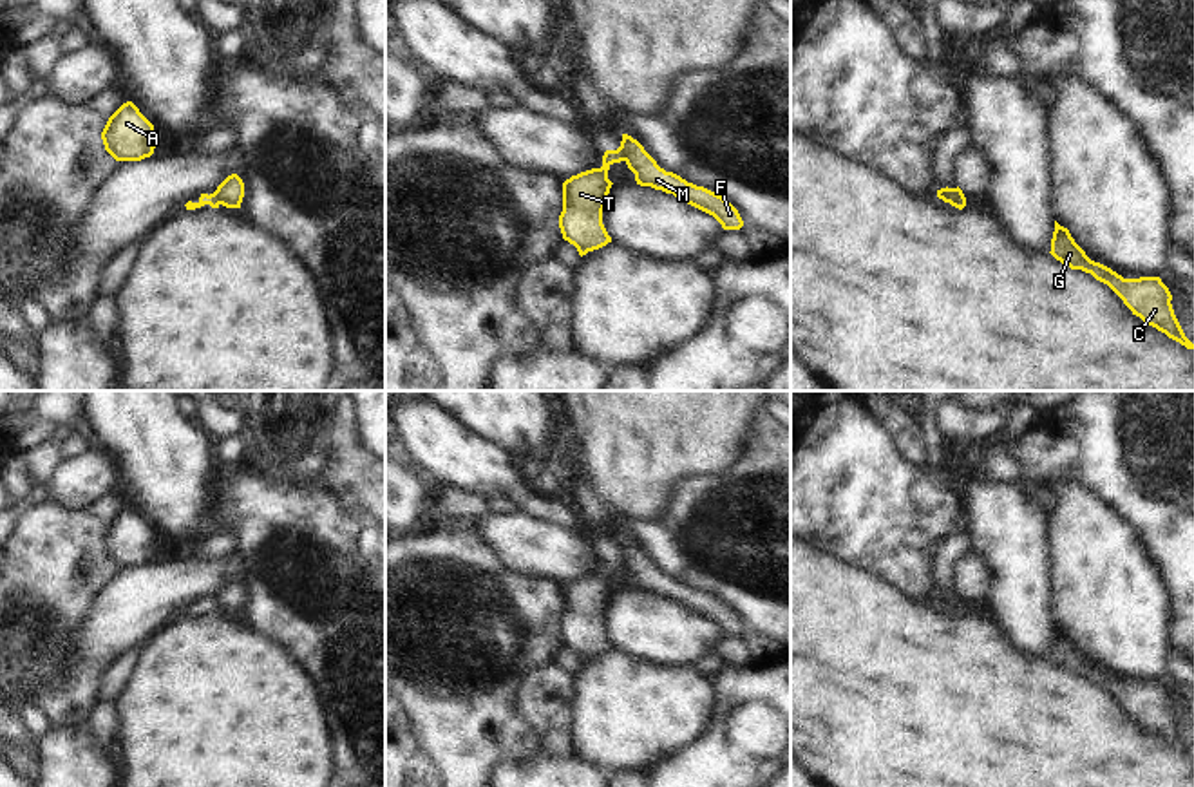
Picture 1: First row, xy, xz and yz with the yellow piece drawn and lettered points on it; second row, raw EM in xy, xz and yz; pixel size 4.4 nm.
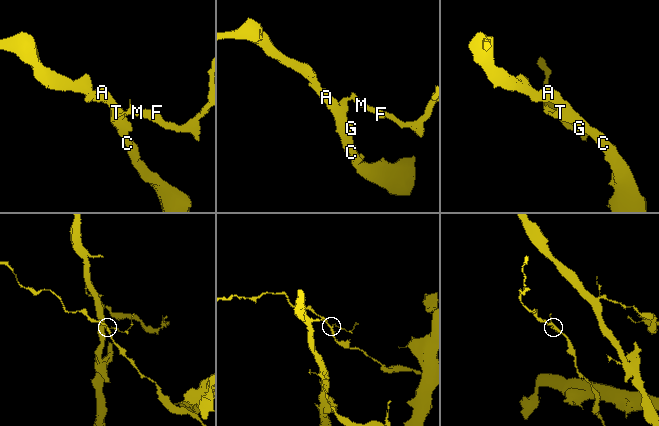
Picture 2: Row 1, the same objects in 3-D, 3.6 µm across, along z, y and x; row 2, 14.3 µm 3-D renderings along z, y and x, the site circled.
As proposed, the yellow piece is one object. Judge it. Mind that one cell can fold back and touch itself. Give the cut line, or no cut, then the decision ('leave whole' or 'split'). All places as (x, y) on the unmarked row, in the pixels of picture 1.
cut in xz along (621, 549), (625, 565); split

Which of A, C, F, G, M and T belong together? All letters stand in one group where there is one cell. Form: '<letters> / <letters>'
A C G T / F M

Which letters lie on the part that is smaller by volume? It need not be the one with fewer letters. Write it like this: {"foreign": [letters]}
{"foreign": ["F", "M"]}

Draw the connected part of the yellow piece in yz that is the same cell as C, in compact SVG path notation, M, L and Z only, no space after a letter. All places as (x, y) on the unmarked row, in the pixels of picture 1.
M1057 626L1049 659L1071 675L1091 678L1096 686L1107 689L1132 716L1132 720L1140 722L1145 729L1165 738L1187 754L1194 754L1194 749L1185 742L1174 720L1170 709L1172 700L1160 682L1123 684L1111 673L1091 666L1075 648L1069 635L1060 631Z

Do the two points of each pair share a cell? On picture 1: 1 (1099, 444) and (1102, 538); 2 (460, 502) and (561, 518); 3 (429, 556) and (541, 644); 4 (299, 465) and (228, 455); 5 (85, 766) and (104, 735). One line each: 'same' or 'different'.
1: different
2: different
3: same
4: different
5: different

